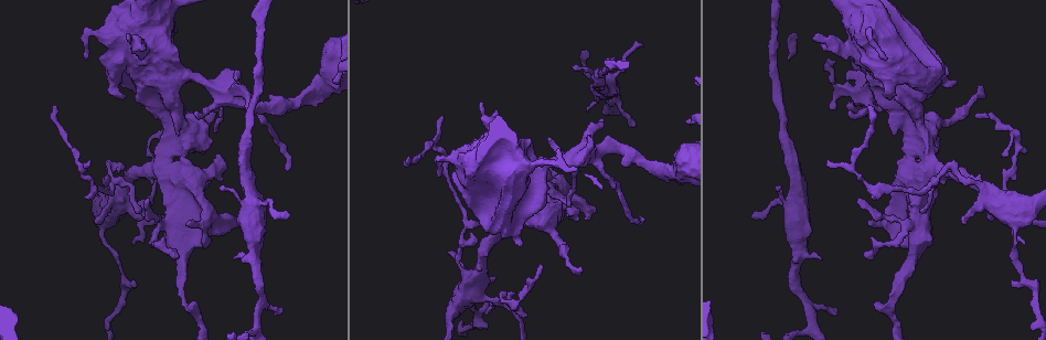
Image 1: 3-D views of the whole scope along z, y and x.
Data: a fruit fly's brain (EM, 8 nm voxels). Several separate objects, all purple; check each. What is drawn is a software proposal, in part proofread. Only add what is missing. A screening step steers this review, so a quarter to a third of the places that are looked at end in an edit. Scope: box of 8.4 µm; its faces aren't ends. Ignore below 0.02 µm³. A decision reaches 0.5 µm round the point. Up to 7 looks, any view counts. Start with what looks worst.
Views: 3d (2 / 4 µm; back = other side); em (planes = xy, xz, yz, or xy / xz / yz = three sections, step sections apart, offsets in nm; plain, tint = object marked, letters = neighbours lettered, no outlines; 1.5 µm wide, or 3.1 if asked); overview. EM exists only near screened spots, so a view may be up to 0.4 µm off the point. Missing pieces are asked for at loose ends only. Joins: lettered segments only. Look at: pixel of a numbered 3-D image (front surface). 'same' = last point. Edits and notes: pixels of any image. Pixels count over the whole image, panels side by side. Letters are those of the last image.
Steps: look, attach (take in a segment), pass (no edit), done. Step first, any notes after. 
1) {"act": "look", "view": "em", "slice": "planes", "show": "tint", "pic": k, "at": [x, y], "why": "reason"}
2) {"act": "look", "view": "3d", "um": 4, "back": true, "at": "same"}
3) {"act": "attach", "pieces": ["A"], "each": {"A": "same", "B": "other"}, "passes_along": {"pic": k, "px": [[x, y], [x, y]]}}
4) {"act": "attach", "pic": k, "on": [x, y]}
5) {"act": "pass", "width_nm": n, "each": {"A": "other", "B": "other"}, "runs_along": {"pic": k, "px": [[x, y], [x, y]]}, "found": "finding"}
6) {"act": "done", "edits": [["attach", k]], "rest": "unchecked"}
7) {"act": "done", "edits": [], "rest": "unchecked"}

{"act": "look", "view": "em", "slice": "planes", "show": "letters", "pic": 1, "at": [219, 188], "why": "branch stops here"}

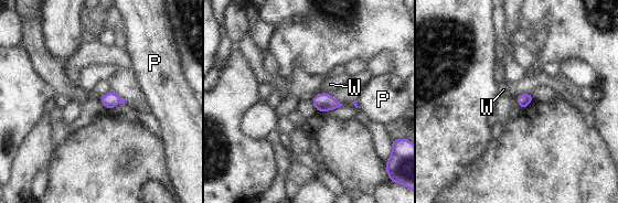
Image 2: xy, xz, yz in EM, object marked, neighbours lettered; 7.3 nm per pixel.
{"act": "pass", "each": {"P": "other", "W": "other"}, "border": {"pic": 2, "px": [[320, 91], [330, 94]]}, "found": "none of them fits"}

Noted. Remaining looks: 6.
{"act": "look", "view": "3d", "um": 2, "pic": 1, "at": [234, 225]}

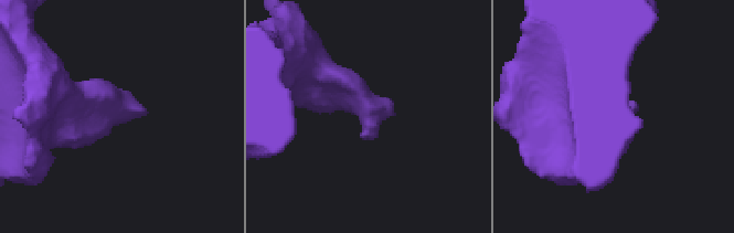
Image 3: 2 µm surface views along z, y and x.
{"act": "look", "view": "em", "slice": "yz", "step": 4, "show": "letters", "pic": 3, "at": [637, 111]}

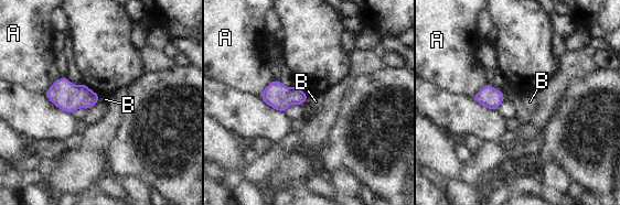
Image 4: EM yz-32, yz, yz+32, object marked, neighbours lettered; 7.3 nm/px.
{"act": "pass", "longest_contact_nm": ["A", 180], "each": {"A": "other", "B": "other"}, "found": "none of them fits"}

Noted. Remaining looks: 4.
{"act": "look", "view": "em", "slice": "planes", "show": "letters", "pic": 1, "at": [1001, 156], "why": "free end"}

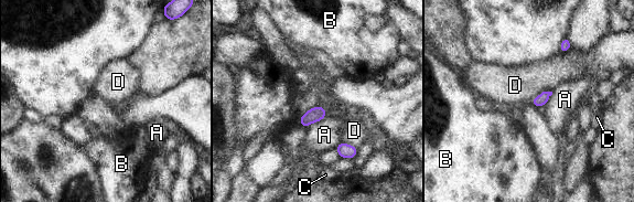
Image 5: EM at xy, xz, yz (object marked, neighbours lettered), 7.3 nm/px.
{"act": "pass", "each": {"A": "other", "B": "other", "C": "other", "D": "other"}, "border": {"pic": 5, "px": [[552, 92], [541, 92], [530, 102]]}, "found": "none of them fits"}

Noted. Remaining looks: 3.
{"act": "done", "edits": [], "rest": "unchecked"}

